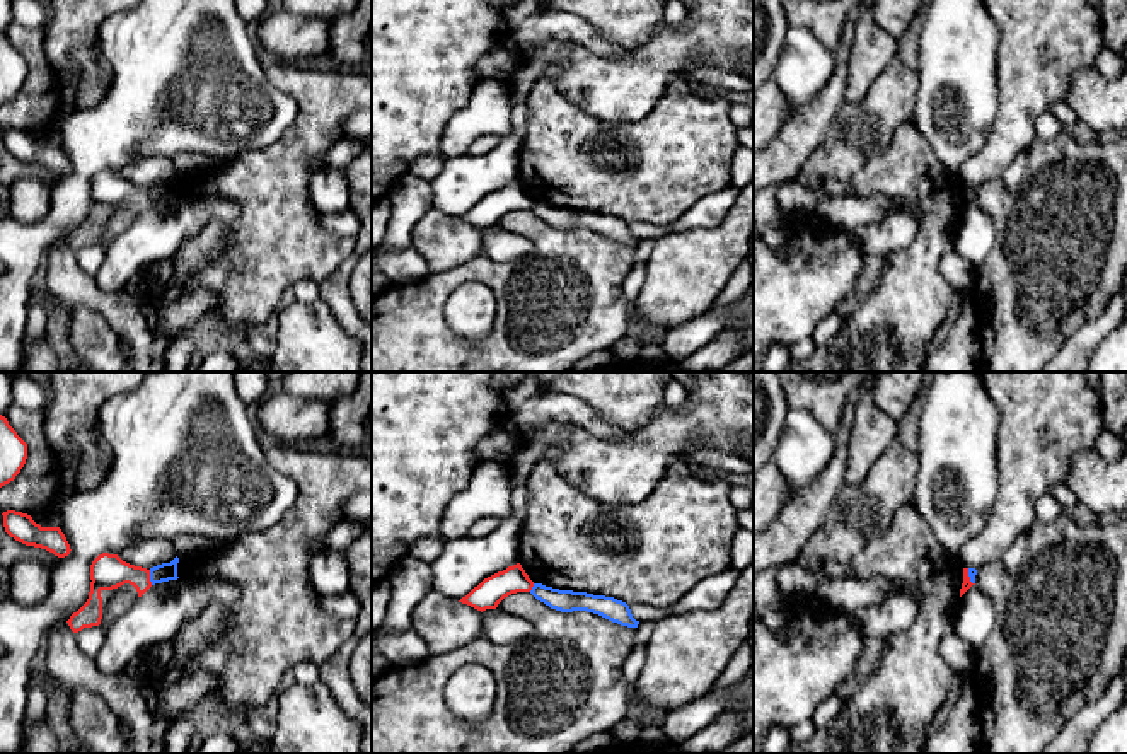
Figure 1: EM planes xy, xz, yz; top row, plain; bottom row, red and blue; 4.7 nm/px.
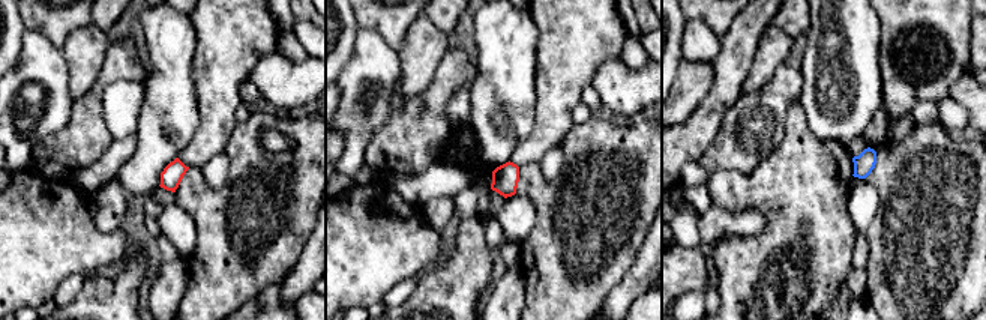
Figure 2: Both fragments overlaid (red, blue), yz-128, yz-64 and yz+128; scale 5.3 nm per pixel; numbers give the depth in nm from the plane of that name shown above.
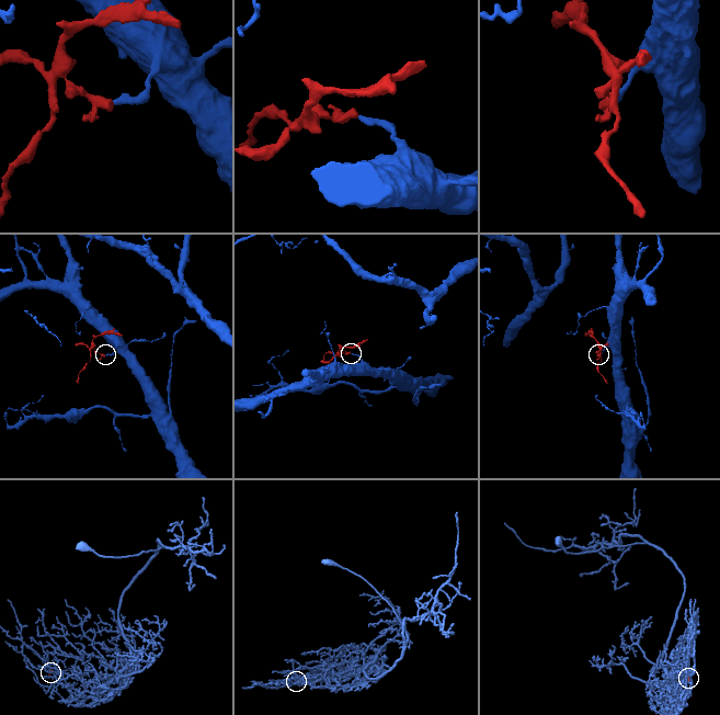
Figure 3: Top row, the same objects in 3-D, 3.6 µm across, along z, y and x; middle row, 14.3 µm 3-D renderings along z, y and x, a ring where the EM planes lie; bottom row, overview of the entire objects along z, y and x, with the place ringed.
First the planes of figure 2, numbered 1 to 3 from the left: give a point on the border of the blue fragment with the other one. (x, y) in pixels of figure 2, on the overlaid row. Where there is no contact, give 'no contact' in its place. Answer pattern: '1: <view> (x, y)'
1: no contact
2: no contact
3: no contact

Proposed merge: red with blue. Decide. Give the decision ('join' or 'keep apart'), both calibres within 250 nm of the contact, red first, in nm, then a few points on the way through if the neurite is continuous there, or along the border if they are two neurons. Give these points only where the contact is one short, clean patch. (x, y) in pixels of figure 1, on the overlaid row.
keep apart | 170/90 nm | along xy (149, 570), (152, 584)

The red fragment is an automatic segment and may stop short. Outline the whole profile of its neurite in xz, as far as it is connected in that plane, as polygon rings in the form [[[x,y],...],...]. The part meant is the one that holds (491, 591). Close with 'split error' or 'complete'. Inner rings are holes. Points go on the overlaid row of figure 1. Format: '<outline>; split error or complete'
[[[520,563],[508,566],[484,578],[477,587],[474,587],[459,602],[467,604],[477,611],[496,609],[498,604],[517,592],[530,592],[534,582],[529,578]]]; complete

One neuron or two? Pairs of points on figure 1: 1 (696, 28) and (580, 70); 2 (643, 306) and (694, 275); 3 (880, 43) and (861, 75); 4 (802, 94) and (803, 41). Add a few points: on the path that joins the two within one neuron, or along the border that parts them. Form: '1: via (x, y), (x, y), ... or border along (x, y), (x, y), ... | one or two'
1: via (667, 53), (647, 70), (609, 70) | one
2: via (655, 306), (682, 282) | one
3: via (872, 52), (865, 67) | one
4: via (802, 81), (803, 55) | one

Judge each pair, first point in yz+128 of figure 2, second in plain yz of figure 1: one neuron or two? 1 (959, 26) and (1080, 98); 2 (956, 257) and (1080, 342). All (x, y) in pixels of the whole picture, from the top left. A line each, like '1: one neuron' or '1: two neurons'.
1: two neurons
2: two neurons

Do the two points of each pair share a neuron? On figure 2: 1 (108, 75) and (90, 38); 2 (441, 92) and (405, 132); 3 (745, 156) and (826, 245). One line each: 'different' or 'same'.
1: different
2: same
3: different

